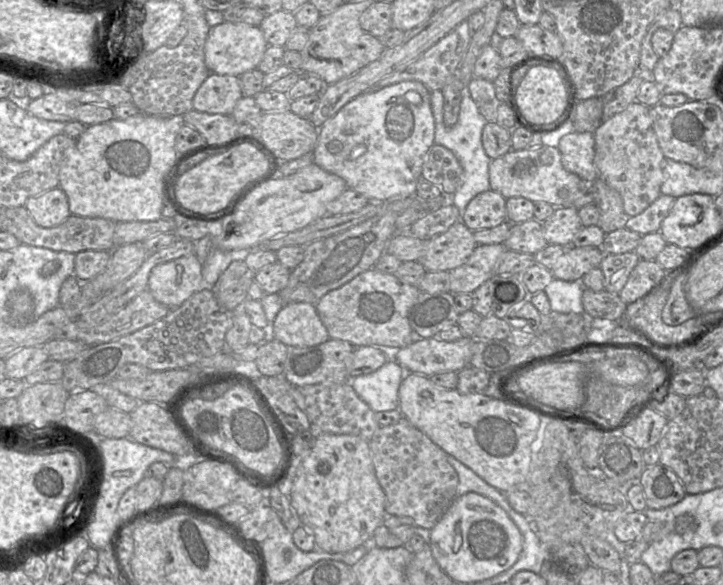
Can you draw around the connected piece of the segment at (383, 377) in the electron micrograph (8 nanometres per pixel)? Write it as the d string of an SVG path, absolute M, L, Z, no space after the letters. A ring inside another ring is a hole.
M389 361L375 372L350 377L349 384L375 413L396 410L399 409L401 372L397 361Z

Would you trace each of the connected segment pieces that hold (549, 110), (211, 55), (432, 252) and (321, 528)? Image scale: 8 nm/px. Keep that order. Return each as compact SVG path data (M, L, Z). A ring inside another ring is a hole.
M532 67L515 90L515 101L522 117L548 123L559 117L566 102L562 79L553 67Z
M224 21L210 27L204 46L205 64L211 73L239 76L258 67L268 46L260 27Z
M458 221L445 232L427 240L424 254L418 261L427 272L451 271L462 265L472 254L477 245L474 232L462 221Z
M322 433L317 436L313 449L297 468L290 489L290 503L301 524L312 533L317 550L344 553L369 544L375 530L387 516L386 495L376 477L369 443L348 434Z

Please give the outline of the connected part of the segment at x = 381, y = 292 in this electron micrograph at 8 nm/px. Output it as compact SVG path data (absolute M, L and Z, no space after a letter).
M371 268L343 286L326 293L315 305L329 338L347 341L354 347L406 347L413 342L409 313L421 291L401 282L394 274Z

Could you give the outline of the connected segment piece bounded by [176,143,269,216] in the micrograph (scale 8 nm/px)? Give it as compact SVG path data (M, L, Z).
M243 143L202 161L183 174L177 183L176 197L192 214L213 215L219 212L244 184L264 175L268 170L269 164L264 155L251 144Z

